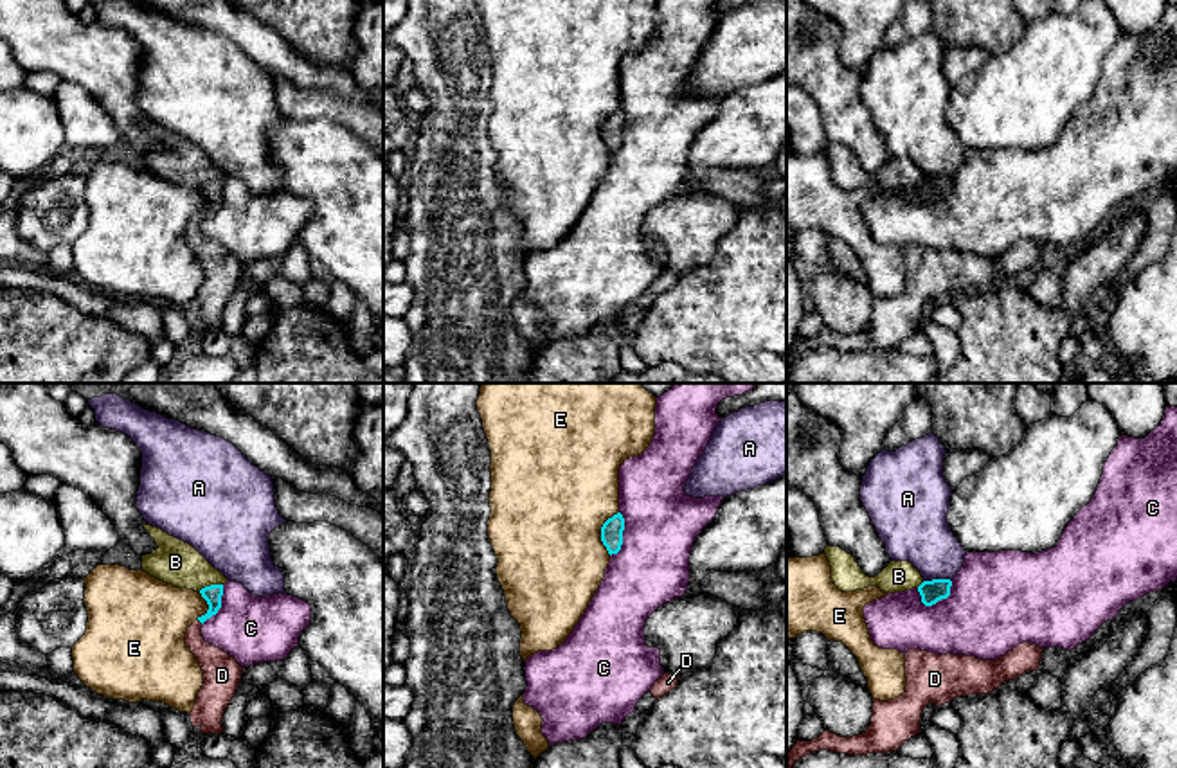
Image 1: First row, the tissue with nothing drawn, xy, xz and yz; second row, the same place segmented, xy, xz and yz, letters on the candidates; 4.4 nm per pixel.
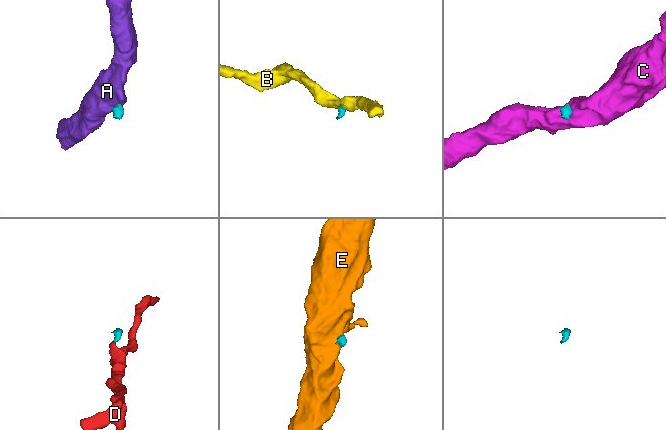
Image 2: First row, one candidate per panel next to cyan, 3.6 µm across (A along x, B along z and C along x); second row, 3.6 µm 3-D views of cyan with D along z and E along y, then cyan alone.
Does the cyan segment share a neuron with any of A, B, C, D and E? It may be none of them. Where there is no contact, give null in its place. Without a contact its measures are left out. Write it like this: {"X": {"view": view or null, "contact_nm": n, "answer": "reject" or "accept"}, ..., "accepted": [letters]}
{"A": {"view": "yz", "contact_nm": 130, "answer": "reject"}, "B": {"view": "xy", "contact_nm": 120, "answer": "reject"}, "C": {"view": "yz", "contact_nm": 180, "answer": "reject"}, "D": {"view": "xy", "contact_nm": 30, "answer": "accept"}, "E": {"view": "xz", "contact_nm": 200, "answer": "reject"}, "accepted": ["D"]}

